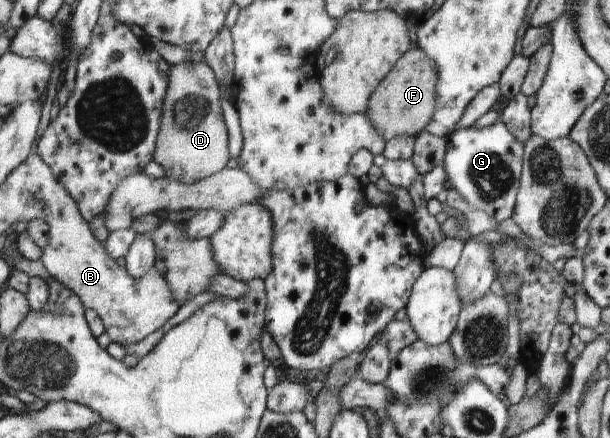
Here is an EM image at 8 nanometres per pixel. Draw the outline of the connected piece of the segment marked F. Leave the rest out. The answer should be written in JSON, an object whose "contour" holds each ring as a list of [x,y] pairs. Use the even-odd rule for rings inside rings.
{"contour":[[[422,48],[410,50],[410,54],[406,54],[398,66],[394,66],[394,74],[382,82],[382,90],[374,94],[374,102],[370,102],[370,114],[366,115],[374,122],[384,142],[388,143],[391,138],[401,135],[416,136],[429,124],[437,108],[437,78],[437,67]]]}

